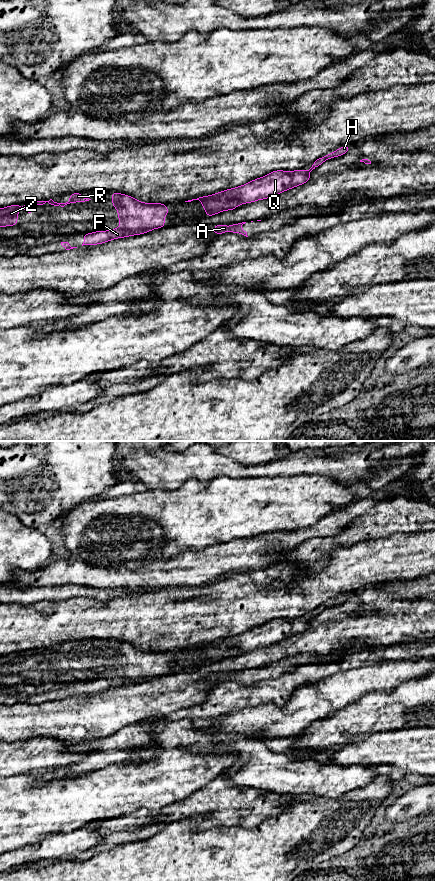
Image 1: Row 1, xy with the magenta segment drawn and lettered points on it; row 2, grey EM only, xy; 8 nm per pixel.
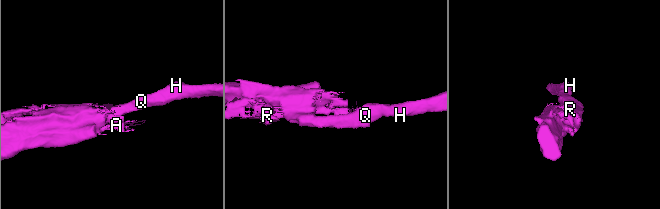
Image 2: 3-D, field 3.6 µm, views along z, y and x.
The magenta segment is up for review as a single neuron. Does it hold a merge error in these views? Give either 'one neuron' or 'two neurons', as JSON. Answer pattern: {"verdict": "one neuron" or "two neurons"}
{"verdict": "two neurons"}

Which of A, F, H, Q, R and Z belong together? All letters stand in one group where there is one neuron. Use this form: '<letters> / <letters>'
A F R Z / H Q

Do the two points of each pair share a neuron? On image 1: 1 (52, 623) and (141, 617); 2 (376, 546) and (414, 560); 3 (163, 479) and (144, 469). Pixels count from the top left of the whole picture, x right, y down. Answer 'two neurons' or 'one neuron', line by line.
1: one neuron
2: one neuron
3: one neuron

